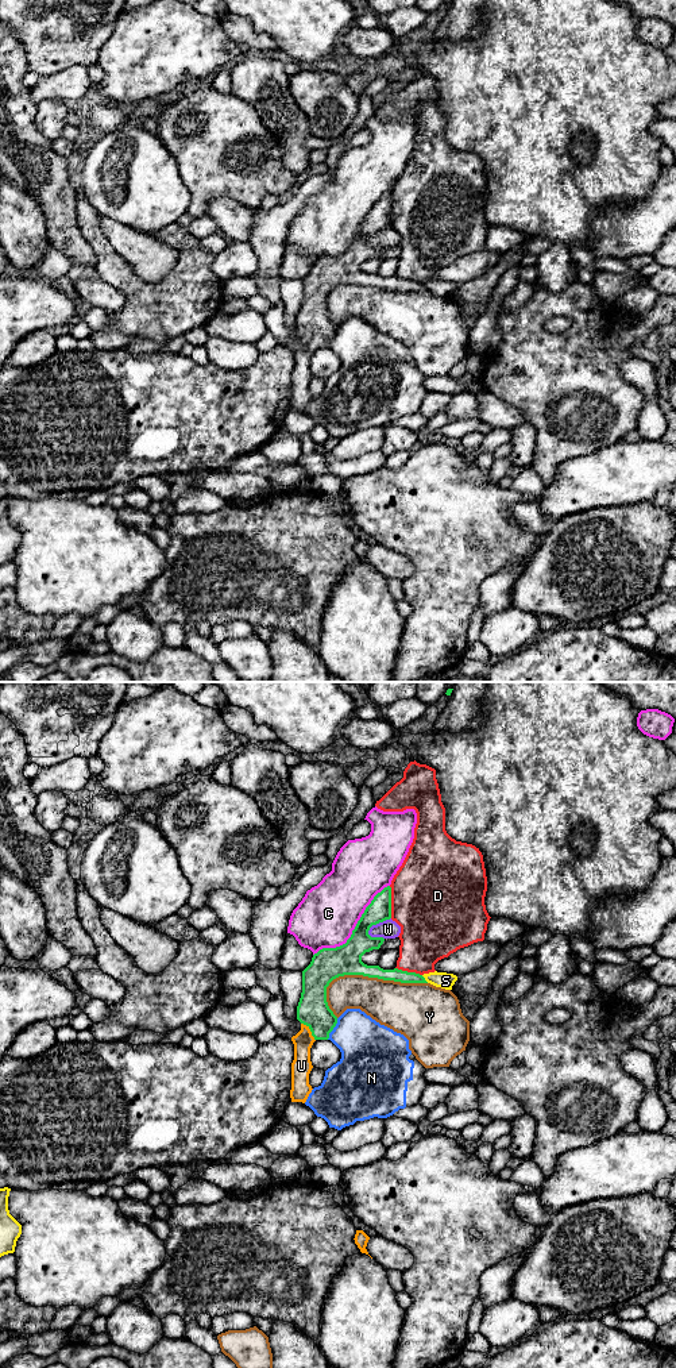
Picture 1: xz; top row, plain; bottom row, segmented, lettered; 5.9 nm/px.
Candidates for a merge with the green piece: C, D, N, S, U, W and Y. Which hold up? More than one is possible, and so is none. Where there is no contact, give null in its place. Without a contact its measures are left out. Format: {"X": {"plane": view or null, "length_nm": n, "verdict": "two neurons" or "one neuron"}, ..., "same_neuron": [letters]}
{"C": {"plane": "xz", "length_nm": 600, "verdict": "two neurons"}, "D": {"plane": "xz", "length_nm": 190, "verdict": "two neurons"}, "N": {"plane": "xz", "length_nm": 140, "verdict": "two neurons"}, "S": {"plane": "xz", "length_nm": 60, "verdict": "two neurons"}, "U": {"plane": "xz", "length_nm": 140, "verdict": "one neuron"}, "W": {"plane": "xz", "length_nm": 170, "verdict": "two neurons"}, "Y": {"plane": "xz", "length_nm": 600, "verdict": "two neurons"}, "same_neuron": ["U"]}

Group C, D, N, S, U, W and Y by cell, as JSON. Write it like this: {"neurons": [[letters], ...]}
{"neurons": [["C"], ["D"], ["N"], ["S"], ["U"], ["W"], ["Y"]]}

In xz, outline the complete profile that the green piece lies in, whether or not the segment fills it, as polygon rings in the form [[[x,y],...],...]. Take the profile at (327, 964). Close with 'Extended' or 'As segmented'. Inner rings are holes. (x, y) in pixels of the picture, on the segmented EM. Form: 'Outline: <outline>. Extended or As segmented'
Outline: [[[385,887],[366,907],[351,937],[336,948],[322,948],[313,955],[310,964],[302,971],[302,993],[297,1006],[297,1020],[301,1030],[291,1037],[294,1060],[291,1063],[291,1102],[305,1103],[312,1086],[309,1074],[313,1068],[310,1048],[316,1040],[328,1040],[337,1024],[337,1017],[327,1002],[327,987],[344,975],[363,975],[401,983],[428,983],[416,972],[398,968],[383,970],[379,966],[367,966],[362,956],[372,949],[379,949],[383,937],[371,937],[372,925],[391,918],[391,887]]]. Extended

